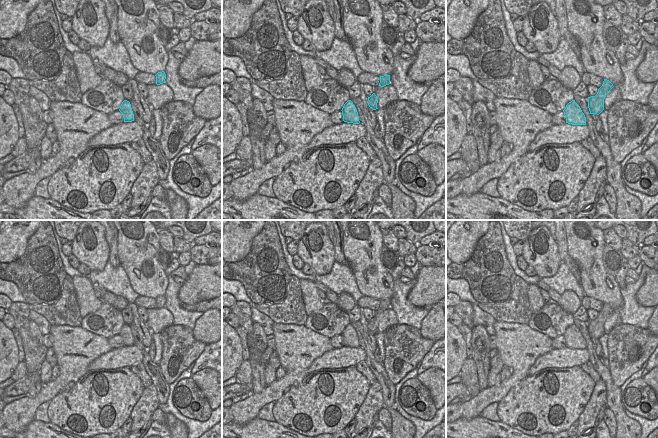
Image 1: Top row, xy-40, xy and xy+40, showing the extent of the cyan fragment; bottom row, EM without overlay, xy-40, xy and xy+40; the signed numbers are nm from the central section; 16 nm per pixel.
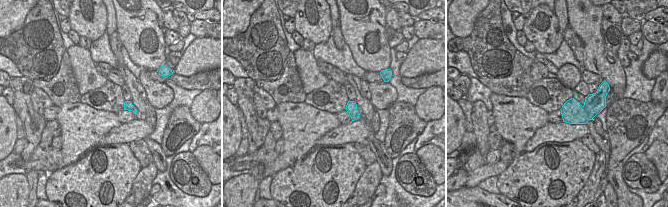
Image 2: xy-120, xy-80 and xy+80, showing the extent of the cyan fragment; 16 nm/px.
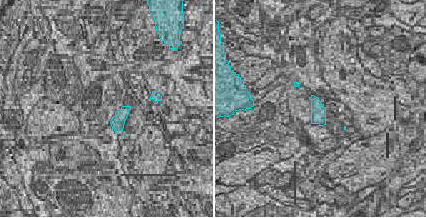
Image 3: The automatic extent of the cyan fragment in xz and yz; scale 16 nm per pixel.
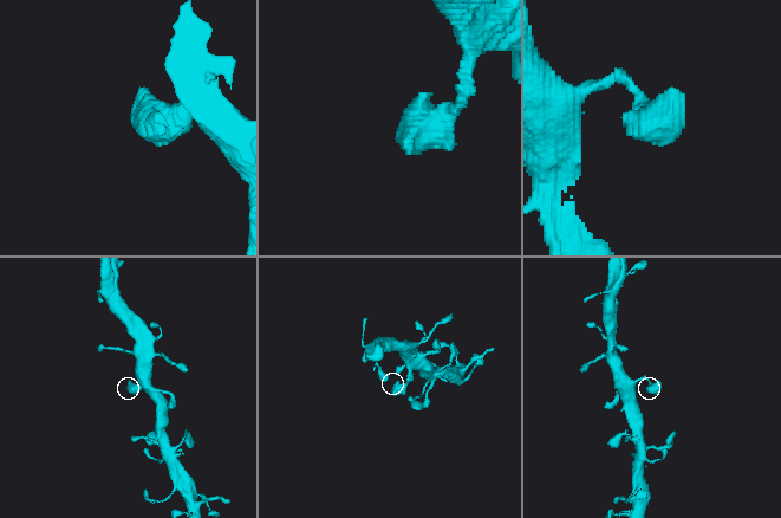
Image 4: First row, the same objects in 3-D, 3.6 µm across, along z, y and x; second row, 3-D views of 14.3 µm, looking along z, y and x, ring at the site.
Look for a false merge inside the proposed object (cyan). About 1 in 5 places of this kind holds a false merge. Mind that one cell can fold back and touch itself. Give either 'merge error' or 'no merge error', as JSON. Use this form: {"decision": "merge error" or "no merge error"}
{"decision": "no merge error"}

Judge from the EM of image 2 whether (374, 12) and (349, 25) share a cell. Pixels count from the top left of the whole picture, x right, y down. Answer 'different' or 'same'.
same

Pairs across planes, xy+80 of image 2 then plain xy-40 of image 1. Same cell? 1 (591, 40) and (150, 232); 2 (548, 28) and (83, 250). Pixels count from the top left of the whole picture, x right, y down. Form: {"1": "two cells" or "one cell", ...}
{"1": "one cell", "2": "one cell"}

